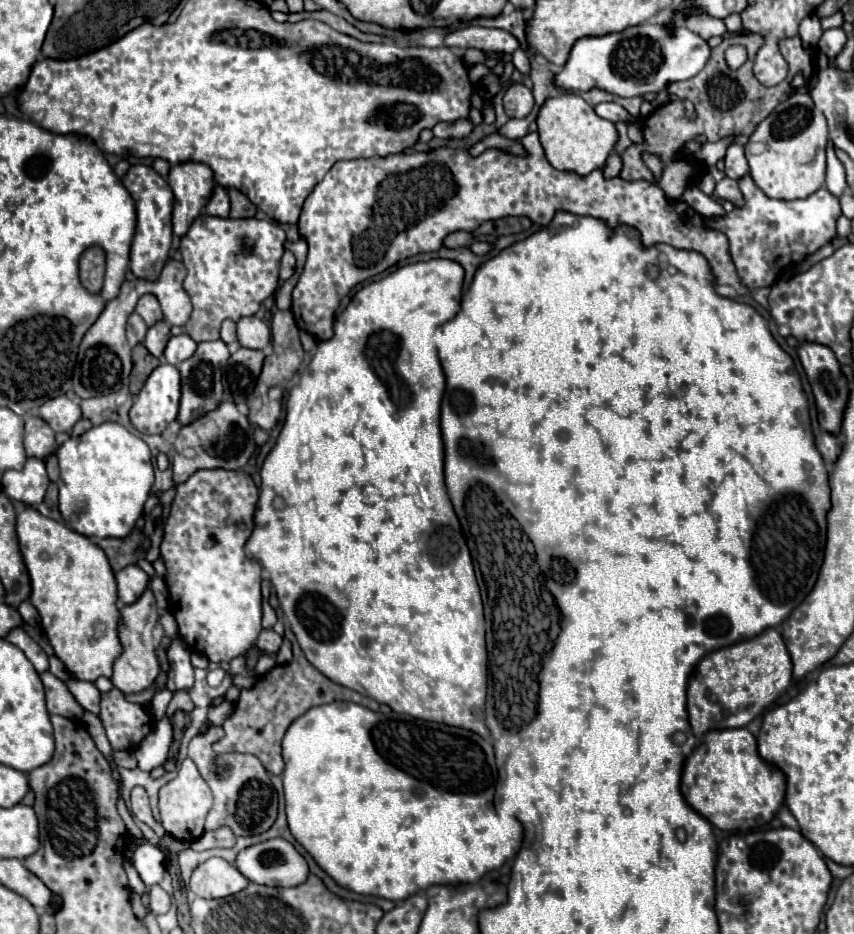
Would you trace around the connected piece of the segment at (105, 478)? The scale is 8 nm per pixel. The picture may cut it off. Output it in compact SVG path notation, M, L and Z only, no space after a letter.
M103 422L81 436L71 436L57 450L59 458L59 512L63 522L79 534L91 538L125 538L137 518L143 514L143 504L153 484L153 464L149 446L117 422Z

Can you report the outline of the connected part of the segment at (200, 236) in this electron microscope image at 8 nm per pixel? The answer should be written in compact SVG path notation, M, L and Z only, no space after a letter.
M201 214L189 228L187 236L181 238L181 254L187 268L183 286L191 296L193 314L185 326L173 326L171 334L187 332L195 342L217 340L225 318L237 322L243 316L253 316L261 302L275 294L279 286L279 260L283 250L285 232L275 222Z

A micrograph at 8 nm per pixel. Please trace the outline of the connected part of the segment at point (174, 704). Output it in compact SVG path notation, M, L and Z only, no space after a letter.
M181 690L181 692L175 692L175 694L173 694L173 700L171 700L169 706L167 706L167 716L171 718L175 710L183 710L183 712L191 712L191 710L193 710L193 702L191 702L191 698L189 698L189 692Z

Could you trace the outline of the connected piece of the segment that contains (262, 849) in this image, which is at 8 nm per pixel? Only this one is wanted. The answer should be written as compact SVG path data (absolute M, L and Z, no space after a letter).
M271 838L271 840L243 848L235 858L235 868L249 882L265 884L265 886L281 886L281 888L303 884L309 876L309 866L307 866L305 858L283 838Z

